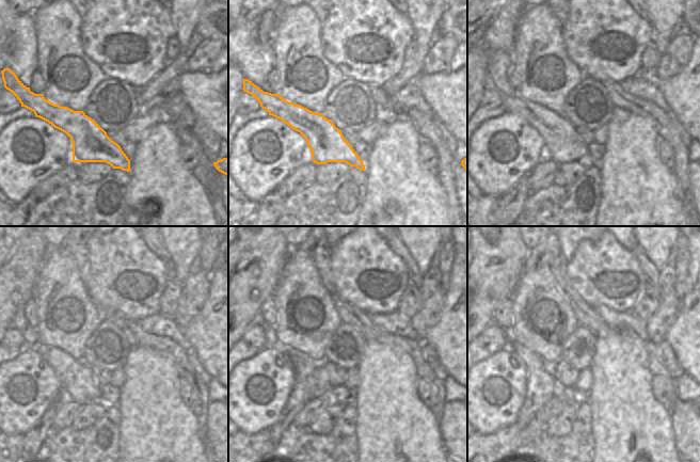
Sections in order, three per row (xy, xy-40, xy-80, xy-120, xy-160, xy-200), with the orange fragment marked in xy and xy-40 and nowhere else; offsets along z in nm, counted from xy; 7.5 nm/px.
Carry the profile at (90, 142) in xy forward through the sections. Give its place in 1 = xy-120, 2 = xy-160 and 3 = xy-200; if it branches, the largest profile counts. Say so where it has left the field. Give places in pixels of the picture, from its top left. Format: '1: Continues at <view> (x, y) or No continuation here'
1: Continues at xy-120 (78, 384)
2: Continues at xy-160 (312, 372)
3: Continues at xy-200 (550, 367).

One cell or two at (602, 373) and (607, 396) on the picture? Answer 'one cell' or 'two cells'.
one cell

